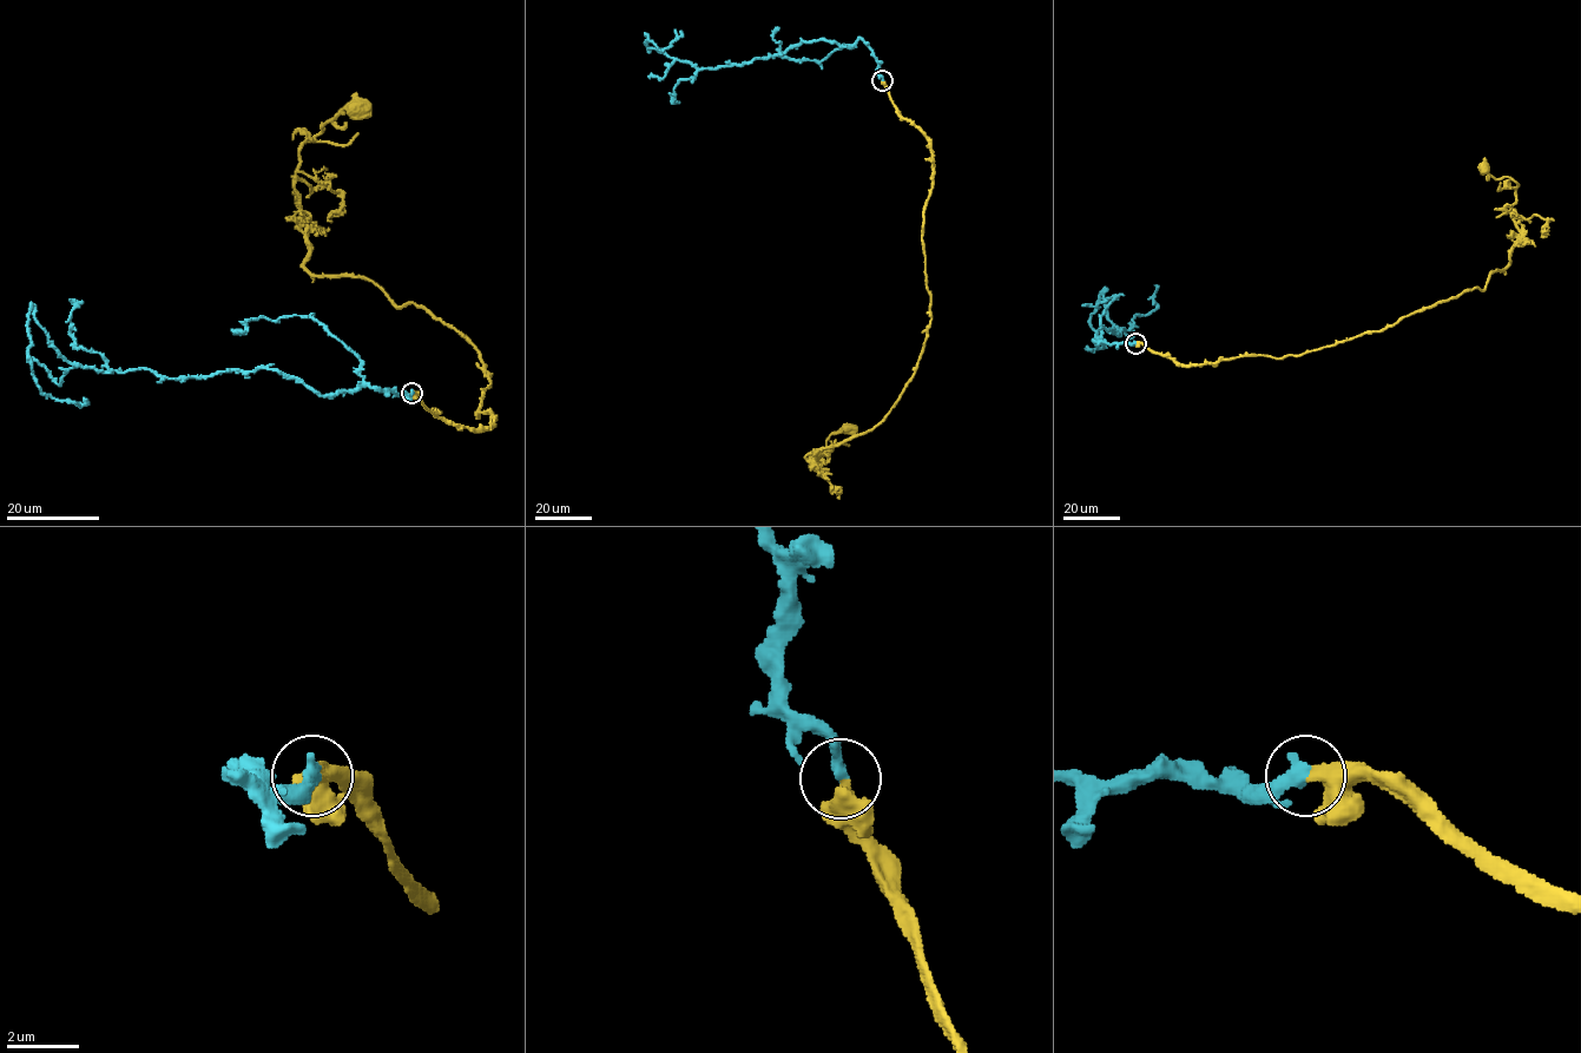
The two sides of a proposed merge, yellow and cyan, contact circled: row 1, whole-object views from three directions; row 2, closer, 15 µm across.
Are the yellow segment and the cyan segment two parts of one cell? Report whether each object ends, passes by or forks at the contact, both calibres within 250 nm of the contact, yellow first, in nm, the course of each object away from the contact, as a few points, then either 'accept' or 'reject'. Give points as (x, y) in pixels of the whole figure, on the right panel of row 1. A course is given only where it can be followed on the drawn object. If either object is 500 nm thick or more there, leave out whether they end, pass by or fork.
500/420 nm | yellow via (1135, 343), (1188, 364), (1282, 359), (1483, 290), (1521, 236), (1512, 215), (1517, 184), (1483, 169) | cyan via (1135, 343), (1094, 343), (1100, 328), (1124, 330), (1108, 318), (1106, 289), (1091, 318), (1105, 346), (1087, 346) | accept

